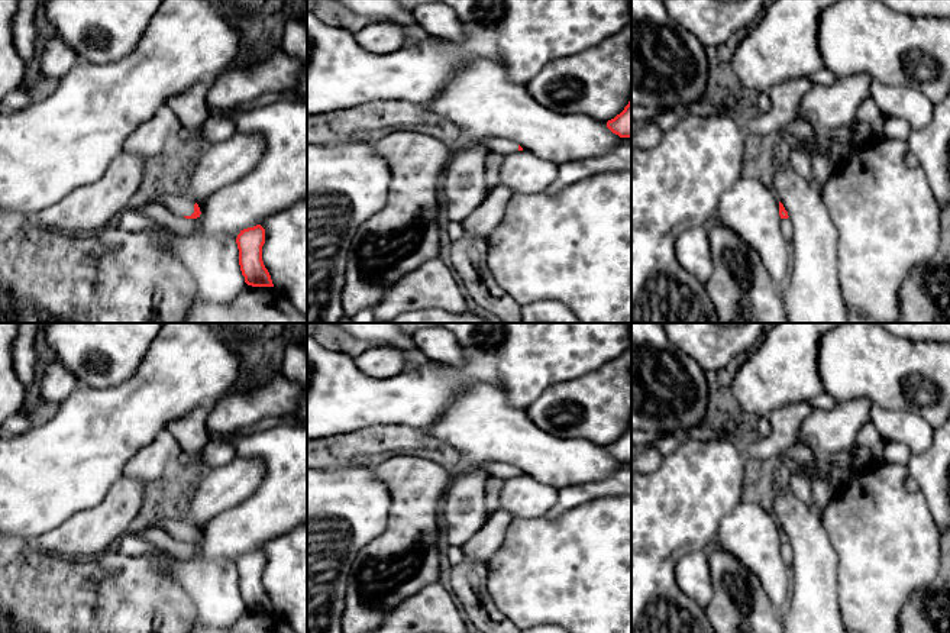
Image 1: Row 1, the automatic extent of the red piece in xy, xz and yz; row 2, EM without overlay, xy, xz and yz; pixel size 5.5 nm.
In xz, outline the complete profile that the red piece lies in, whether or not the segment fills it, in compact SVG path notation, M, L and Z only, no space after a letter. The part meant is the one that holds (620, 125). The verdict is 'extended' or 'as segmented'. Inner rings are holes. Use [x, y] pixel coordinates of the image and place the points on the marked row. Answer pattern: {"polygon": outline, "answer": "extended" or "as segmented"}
{"polygon": "M631 97L624 110L607 122L607 127L620 138L631 138Z", "answer": "as segmented"}

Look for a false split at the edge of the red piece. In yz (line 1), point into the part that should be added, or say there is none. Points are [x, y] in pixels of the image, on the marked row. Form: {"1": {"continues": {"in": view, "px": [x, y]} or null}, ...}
{"1": {"continues": null}}

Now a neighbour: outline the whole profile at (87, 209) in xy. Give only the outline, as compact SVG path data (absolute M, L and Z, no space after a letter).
M122 152L97 181L75 188L59 203L35 213L30 216L32 222L42 227L74 233L91 233L106 227L114 214L122 213L129 206L130 198L142 184L146 162L148 159L140 155Z

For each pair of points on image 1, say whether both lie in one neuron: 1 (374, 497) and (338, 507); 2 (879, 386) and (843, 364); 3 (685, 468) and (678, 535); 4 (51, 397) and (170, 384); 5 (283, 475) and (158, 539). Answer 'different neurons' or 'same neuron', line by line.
1: same neuron
2: same neuron
3: same neuron
4: different neurons
5: different neurons

